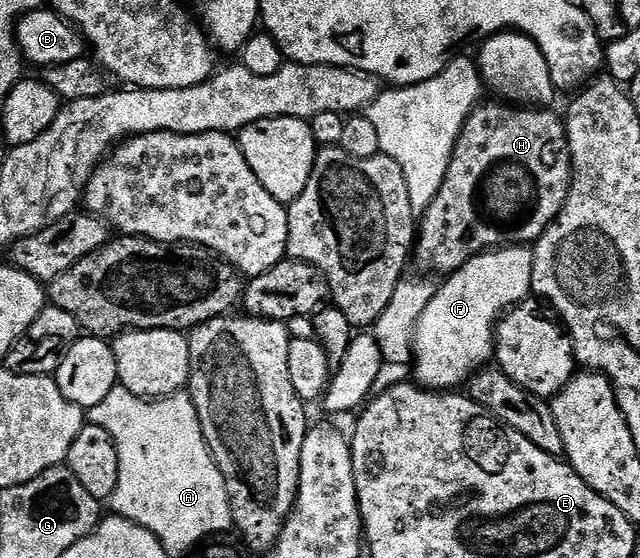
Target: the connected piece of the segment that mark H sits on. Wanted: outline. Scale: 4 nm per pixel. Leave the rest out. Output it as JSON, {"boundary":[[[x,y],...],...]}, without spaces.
{"boundary":[[[501,101],[492,102],[489,104],[486,102],[484,105],[478,106],[469,114],[469,119],[463,125],[463,129],[457,138],[457,144],[447,169],[447,177],[443,181],[439,193],[435,193],[435,201],[431,201],[429,208],[420,216],[419,226],[415,231],[415,263],[418,263],[425,270],[422,272],[432,273],[434,276],[448,277],[463,265],[467,265],[467,261],[471,261],[477,255],[485,254],[486,251],[510,245],[536,244],[542,233],[555,222],[557,214],[563,209],[565,202],[569,200],[569,180],[573,177],[573,162],[569,156],[564,118],[560,114],[558,116],[552,115],[552,110],[549,109],[522,109],[520,106],[506,105]]]}

